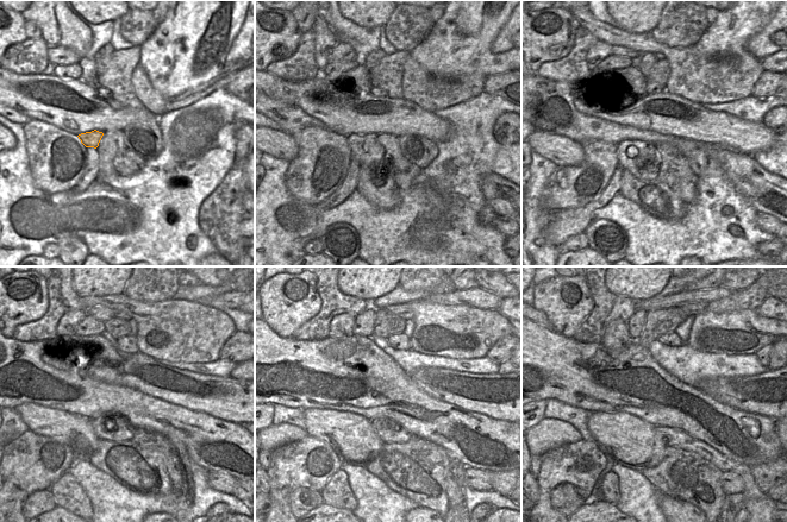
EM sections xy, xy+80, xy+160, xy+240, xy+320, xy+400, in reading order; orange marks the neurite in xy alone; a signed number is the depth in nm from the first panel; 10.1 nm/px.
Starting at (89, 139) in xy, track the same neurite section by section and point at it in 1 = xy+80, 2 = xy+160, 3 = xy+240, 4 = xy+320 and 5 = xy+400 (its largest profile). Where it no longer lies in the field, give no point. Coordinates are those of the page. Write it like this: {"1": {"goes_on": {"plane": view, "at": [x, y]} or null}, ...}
{"1": {"goes_on": {"plane": "xy+80", "at": [366, 149]}}, "2": {"goes_on": {"plane": "xy+160", "at": [641, 158]}}, "3": {"goes_on": {"plane": "xy+240", "at": [122, 429]}}, "4": {"goes_on": {"plane": "xy+320", "at": [388, 432]}}, "5": {"goes_on": {"plane": "xy+400", "at": [760, 507]}}}

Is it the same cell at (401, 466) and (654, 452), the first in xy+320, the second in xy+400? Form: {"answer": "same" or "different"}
{"answer": "different"}

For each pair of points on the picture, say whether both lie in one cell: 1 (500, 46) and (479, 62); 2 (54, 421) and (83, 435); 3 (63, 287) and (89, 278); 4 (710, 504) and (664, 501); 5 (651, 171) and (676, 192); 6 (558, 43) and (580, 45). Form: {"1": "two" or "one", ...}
{"1": "two", "2": "one", "3": "two", "4": "two", "5": "two", "6": "two"}

